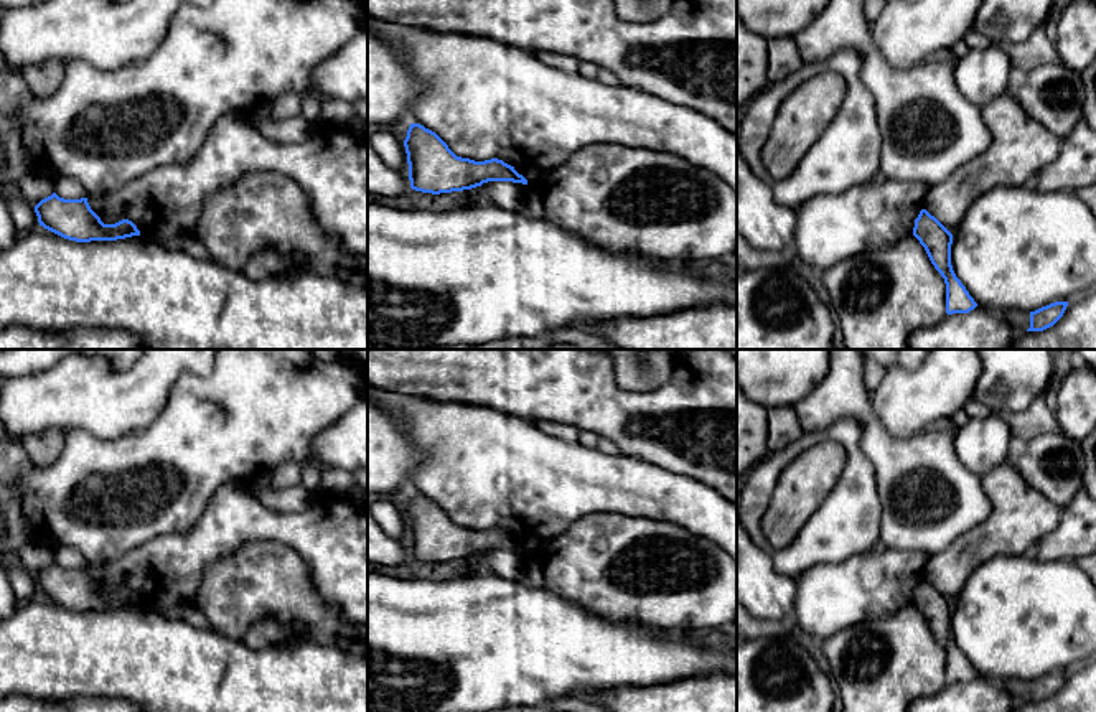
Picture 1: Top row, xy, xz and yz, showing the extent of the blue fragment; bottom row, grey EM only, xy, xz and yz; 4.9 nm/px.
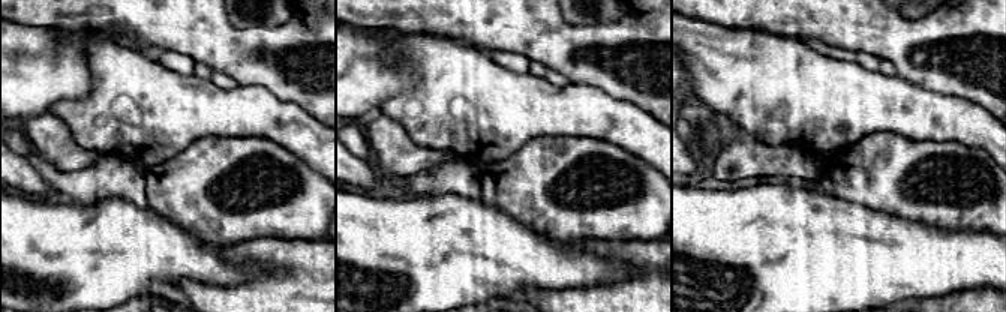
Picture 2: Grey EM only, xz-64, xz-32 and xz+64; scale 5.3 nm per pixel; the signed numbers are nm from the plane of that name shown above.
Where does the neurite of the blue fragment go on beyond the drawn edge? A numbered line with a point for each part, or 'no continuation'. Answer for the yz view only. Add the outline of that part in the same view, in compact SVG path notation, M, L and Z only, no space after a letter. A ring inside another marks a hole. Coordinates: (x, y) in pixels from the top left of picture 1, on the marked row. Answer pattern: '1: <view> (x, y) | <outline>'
1: yz (1019, 318) | M1007 310L1002 312L1007 321L1019 331L1023 333L1030 328L1030 312L1025 310Z

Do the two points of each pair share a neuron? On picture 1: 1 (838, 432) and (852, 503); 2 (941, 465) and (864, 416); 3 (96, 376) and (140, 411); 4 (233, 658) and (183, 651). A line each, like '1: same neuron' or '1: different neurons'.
1: same neuron
2: same neuron
3: same neuron
4: same neuron

